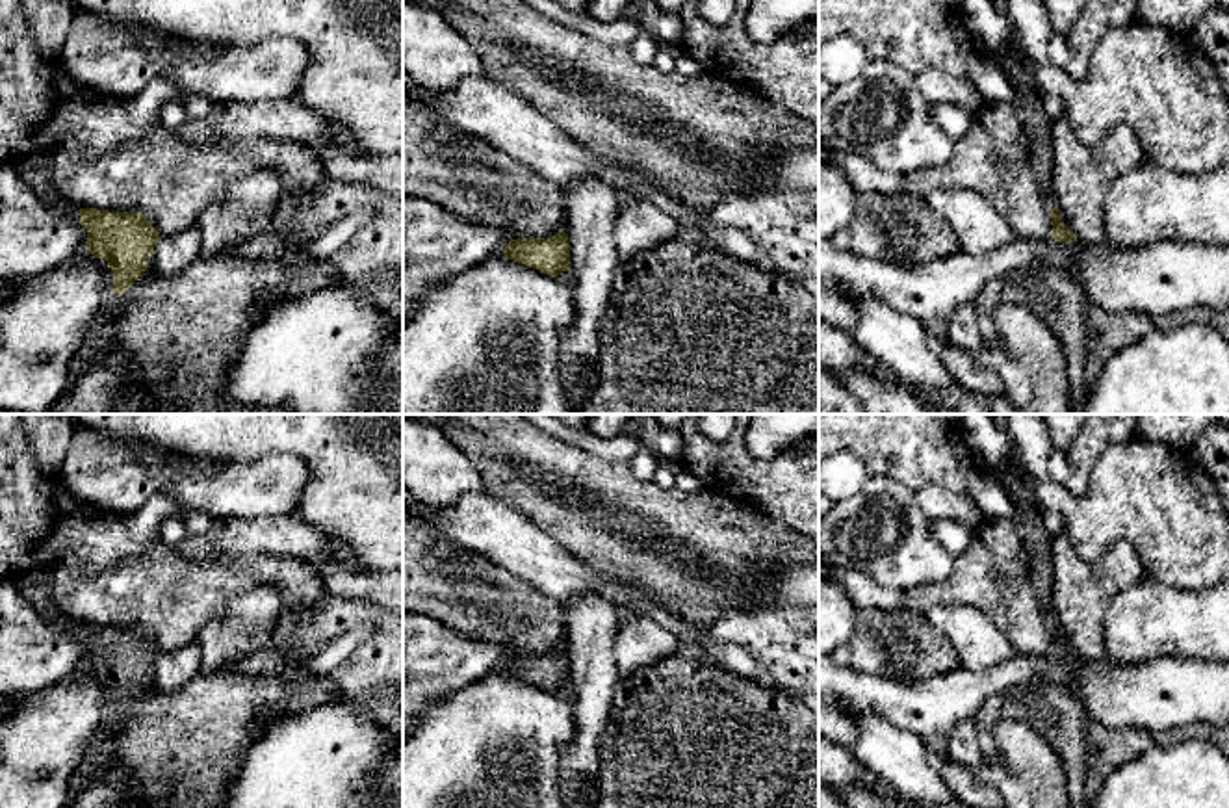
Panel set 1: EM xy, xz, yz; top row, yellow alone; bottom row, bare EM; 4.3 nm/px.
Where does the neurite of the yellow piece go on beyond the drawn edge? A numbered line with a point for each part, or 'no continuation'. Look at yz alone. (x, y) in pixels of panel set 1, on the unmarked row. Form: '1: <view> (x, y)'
1: yz (1036, 539)

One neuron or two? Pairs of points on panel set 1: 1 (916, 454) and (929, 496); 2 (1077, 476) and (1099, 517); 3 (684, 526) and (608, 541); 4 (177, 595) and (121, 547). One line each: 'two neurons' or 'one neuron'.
1: two neurons
2: two neurons
3: one neuron
4: two neurons

